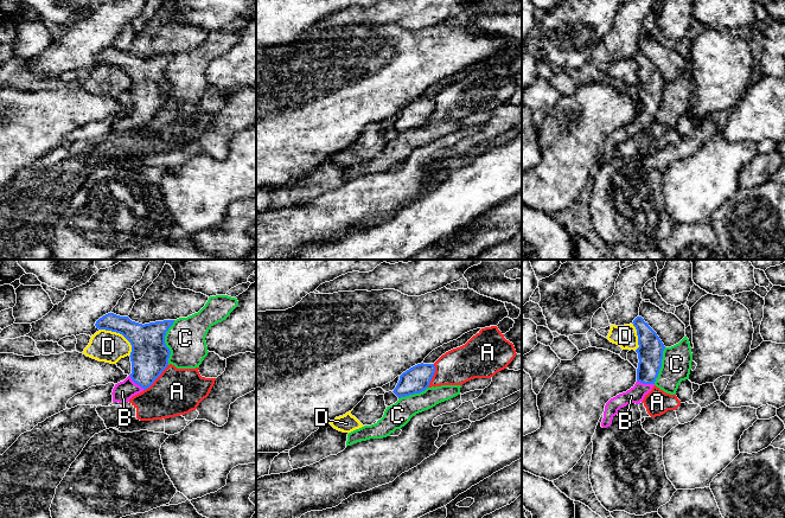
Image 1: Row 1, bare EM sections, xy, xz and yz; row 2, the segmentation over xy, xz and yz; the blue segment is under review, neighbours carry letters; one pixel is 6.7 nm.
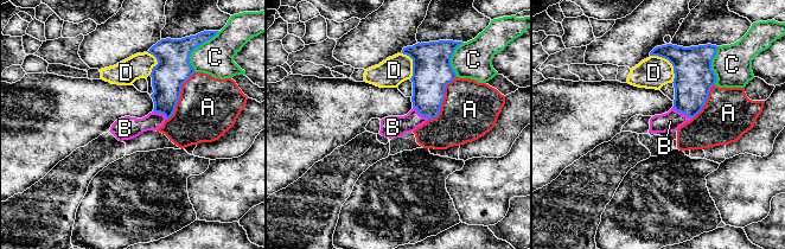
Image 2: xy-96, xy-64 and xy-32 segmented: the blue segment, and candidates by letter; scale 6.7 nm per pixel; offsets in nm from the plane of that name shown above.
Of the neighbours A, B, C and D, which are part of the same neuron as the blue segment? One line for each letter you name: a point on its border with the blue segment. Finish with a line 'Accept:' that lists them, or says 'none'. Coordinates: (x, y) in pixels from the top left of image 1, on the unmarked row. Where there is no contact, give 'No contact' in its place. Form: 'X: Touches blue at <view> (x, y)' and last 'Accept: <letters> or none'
B: Touches blue at yz (645, 117)
Accept: B

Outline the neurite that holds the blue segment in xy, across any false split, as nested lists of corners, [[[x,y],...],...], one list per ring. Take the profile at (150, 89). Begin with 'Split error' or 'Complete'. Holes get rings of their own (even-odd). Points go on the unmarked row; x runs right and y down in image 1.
Split error. [[[114,47],[96,56],[96,63],[120,68],[132,79],[132,108],[115,119],[113,136],[129,136],[133,130],[148,123],[167,102],[171,85],[165,78],[165,70],[173,57],[164,55],[142,59]]]

